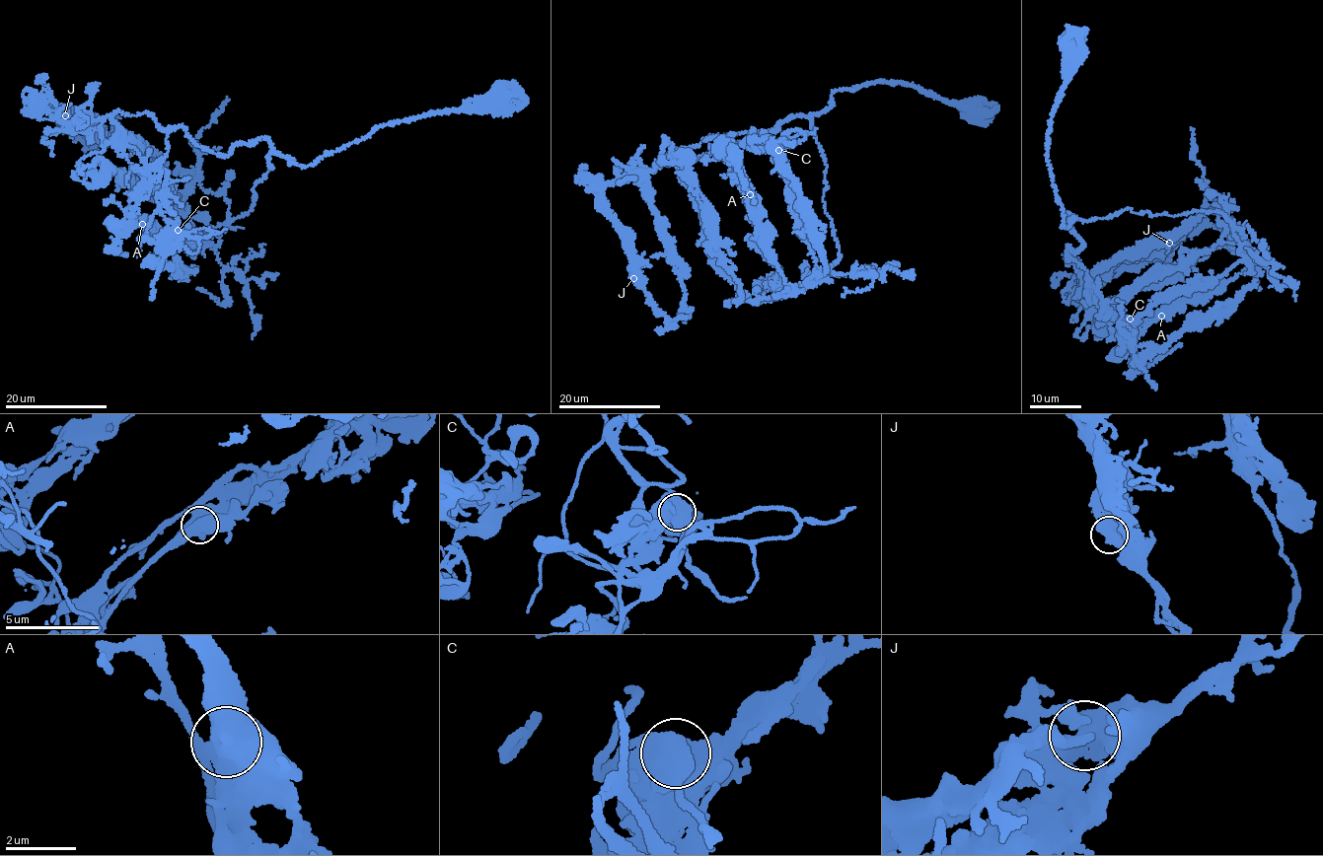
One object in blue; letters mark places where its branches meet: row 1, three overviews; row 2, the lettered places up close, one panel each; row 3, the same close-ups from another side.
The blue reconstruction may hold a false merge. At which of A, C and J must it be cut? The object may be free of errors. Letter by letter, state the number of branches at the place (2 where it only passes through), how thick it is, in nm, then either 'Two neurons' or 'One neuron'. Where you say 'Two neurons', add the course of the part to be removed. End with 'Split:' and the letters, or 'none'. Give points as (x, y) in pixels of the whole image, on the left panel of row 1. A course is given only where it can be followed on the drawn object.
A: Branches: 2. Thickness 750 nm. One neuron
C: Branches: 2. Thickness 700 nm. One neuron
J: Branches: 2. Thickness 650 nm. One neuron
Split: none

